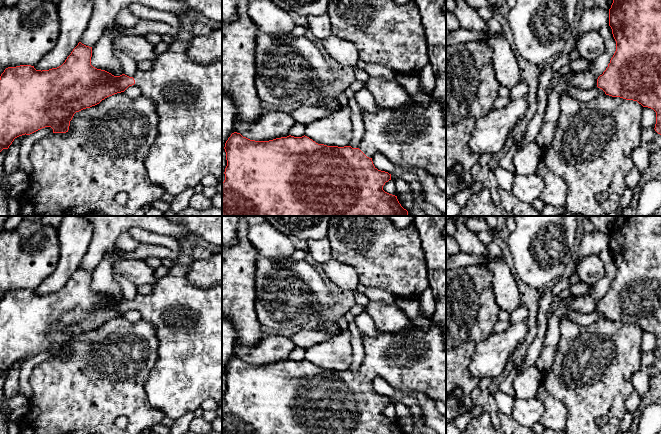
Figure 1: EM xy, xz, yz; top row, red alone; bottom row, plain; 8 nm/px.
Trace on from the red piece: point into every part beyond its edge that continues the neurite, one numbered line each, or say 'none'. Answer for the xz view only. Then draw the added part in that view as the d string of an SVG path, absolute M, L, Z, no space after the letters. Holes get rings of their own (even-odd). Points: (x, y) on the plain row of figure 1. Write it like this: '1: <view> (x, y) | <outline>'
1: xz (413, 359) | M420 310L420 314L426 317ZM431 317L427 331L411 322L407 330L396 333L377 332L376 337L362 334L365 356L358 372L369 382L376 377L382 378L397 390L418 390L435 402L446 404L446 350L443 333Z

